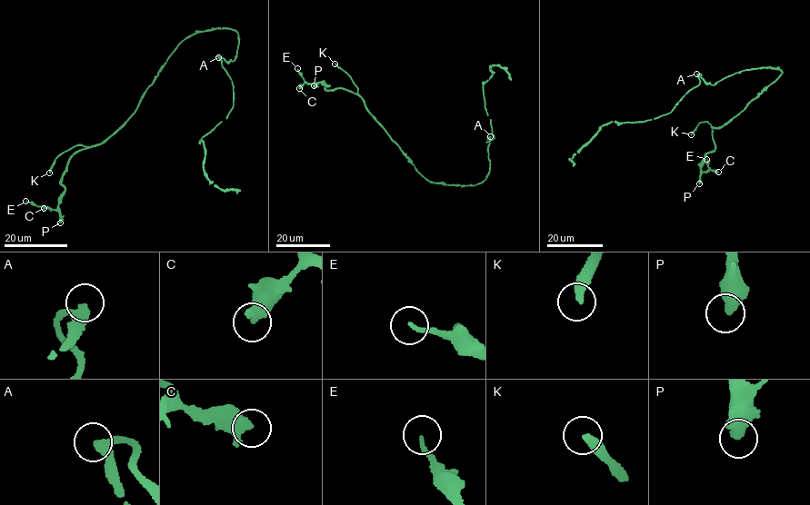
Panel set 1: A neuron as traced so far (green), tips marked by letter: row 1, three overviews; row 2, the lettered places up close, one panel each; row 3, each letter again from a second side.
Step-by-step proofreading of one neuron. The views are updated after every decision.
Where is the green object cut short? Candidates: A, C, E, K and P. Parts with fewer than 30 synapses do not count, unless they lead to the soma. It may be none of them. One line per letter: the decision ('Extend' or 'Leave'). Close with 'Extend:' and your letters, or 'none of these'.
A: Leave
C: Leave
E: Leave
K: Extend
P: Extend
Extend: K, P

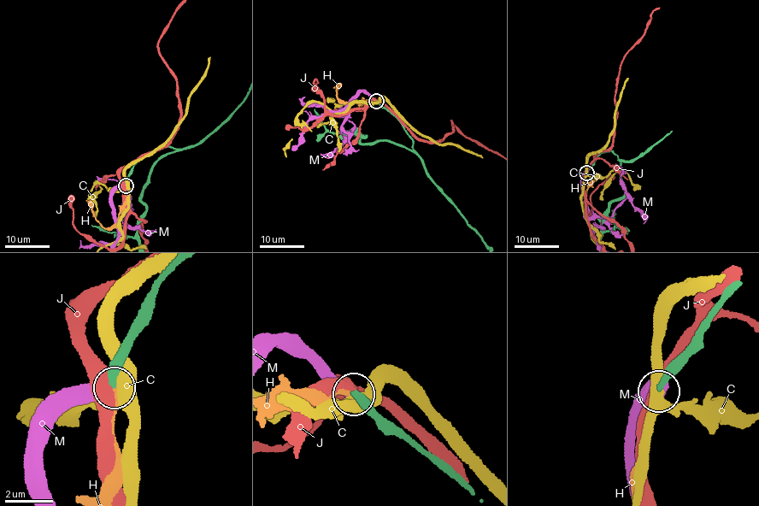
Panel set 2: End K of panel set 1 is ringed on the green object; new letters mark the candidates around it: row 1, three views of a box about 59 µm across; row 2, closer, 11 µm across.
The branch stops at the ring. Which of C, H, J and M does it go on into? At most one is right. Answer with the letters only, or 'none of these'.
H

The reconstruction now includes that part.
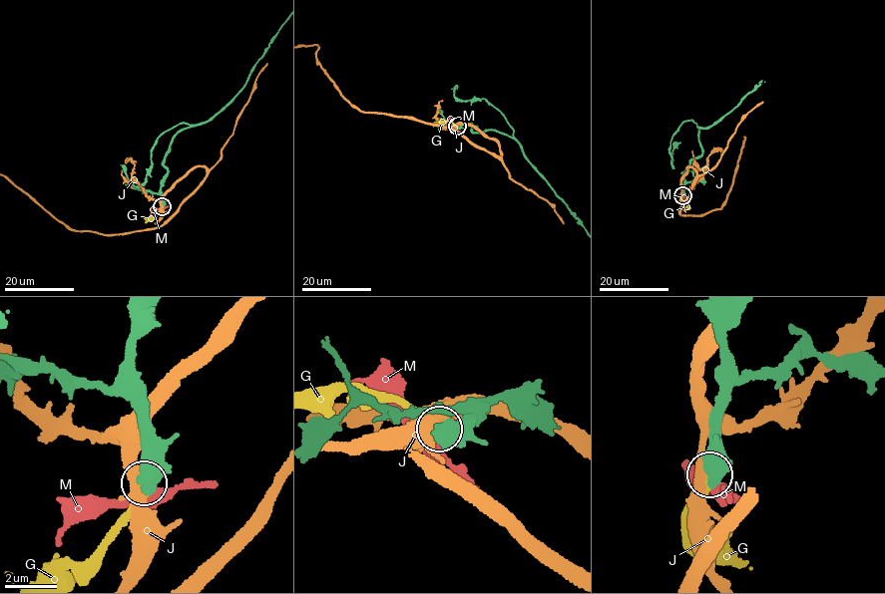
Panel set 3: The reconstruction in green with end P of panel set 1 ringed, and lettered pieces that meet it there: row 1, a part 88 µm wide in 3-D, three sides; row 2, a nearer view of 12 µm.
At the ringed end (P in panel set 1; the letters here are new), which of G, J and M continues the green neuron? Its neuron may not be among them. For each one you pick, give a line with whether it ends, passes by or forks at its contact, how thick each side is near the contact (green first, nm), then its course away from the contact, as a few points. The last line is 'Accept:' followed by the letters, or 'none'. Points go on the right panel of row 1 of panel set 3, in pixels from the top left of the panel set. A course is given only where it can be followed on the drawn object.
G: it ends; calibres 650 and 320 nm; course (682, 195), (679, 202), (688, 209)
Accept: G

